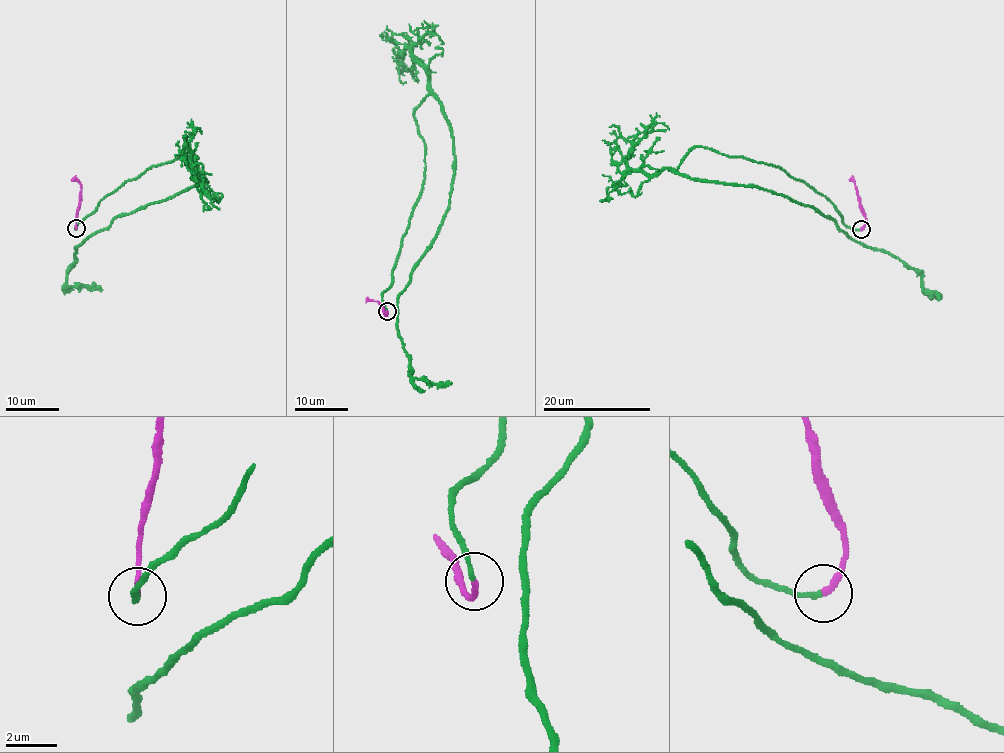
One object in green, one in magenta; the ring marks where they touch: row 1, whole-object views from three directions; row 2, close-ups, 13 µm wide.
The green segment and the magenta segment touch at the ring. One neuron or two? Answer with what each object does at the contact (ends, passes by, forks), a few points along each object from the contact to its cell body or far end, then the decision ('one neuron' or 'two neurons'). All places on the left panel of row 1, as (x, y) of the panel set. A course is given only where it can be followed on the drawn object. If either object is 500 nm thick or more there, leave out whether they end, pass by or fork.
green ends | magenta ends | green via (76, 228), (123, 184), (182, 158), (183, 151), (205, 180), (123, 213), (75, 246), (67, 284), (102, 290) | magenta via (76, 228), (81, 185), (74, 179) | one neuron

